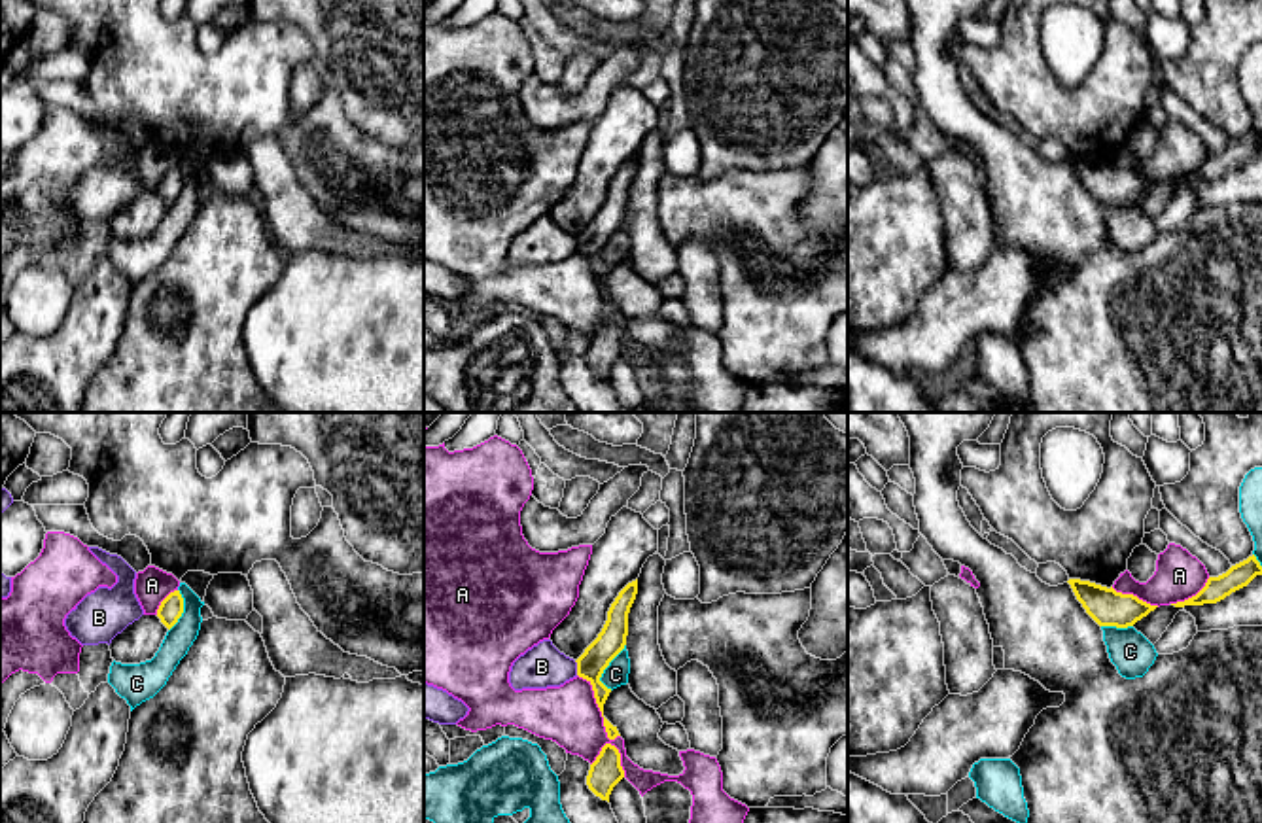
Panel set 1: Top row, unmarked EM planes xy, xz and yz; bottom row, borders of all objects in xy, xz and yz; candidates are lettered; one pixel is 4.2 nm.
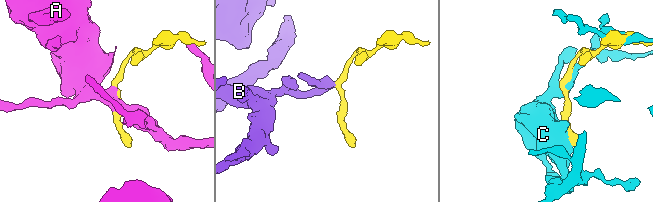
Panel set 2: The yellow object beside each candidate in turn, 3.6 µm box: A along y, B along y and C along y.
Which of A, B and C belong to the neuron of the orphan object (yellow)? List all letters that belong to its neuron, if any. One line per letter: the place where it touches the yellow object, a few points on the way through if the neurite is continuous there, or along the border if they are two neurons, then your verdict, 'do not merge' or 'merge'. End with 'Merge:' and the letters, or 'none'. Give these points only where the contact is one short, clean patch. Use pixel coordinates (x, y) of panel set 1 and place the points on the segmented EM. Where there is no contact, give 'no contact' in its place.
A: xz (604, 725) | along xz (578, 674), (591, 685), (606, 736), (619, 753), (625, 776) | do not merge
B: xz (578, 668) | along xz (574, 661), (578, 674) | do not merge
C: xz (608, 665) | merge
Merge: C

